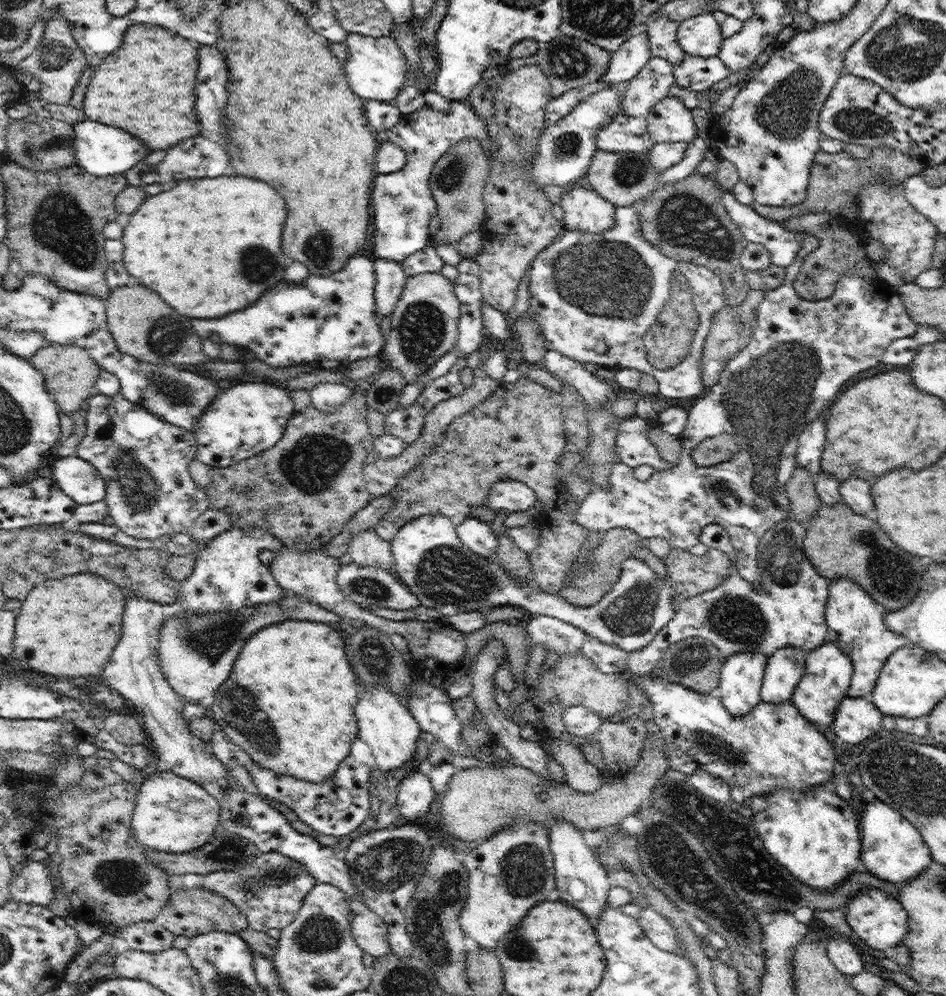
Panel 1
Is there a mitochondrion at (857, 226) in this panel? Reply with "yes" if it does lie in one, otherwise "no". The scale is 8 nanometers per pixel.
no

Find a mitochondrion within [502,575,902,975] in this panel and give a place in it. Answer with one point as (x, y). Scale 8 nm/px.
(732, 842)

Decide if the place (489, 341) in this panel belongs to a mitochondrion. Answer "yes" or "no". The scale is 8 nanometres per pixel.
no

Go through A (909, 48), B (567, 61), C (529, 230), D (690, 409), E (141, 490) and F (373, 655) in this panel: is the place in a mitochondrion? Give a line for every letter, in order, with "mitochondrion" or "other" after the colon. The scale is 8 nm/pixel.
A: mitochondrion
B: mitochondrion
C: other
D: other
E: mitochondrion
F: mitochondrion

